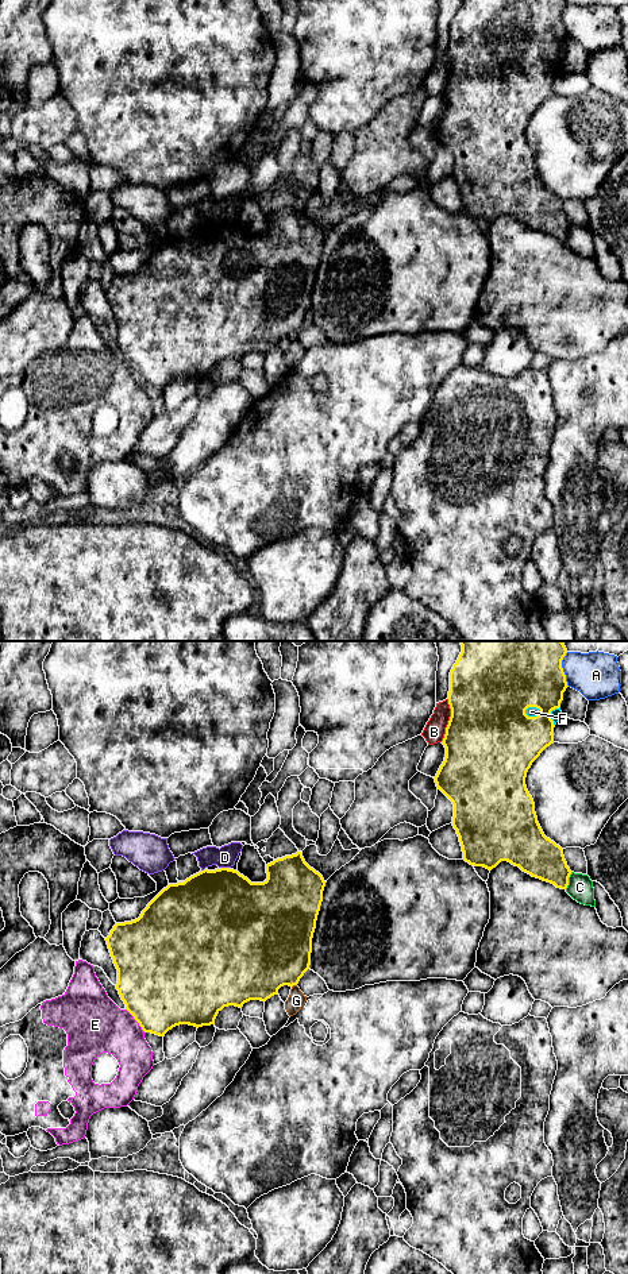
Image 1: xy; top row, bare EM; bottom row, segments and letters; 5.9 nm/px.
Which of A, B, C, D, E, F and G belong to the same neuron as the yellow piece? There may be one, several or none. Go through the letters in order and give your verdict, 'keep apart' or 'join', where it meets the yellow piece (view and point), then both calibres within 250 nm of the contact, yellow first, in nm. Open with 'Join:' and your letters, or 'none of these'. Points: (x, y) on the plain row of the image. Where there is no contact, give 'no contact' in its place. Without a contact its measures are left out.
Join: F
A: keep apart | xy (562, 22) | 360/280 nm
B: keep apart | xy (450, 72) | 500/130 nm
C: keep apart | xy (567, 232) | 240/150 nm
D: keep apart | xy (224, 220) | 480/130 nm
E: keep apart | xy (135, 371) | 500/340 nm
F: join | xy (532, 69) | 460/60 nm
G: keep apart | xy (293, 336) | 460/100 nm

